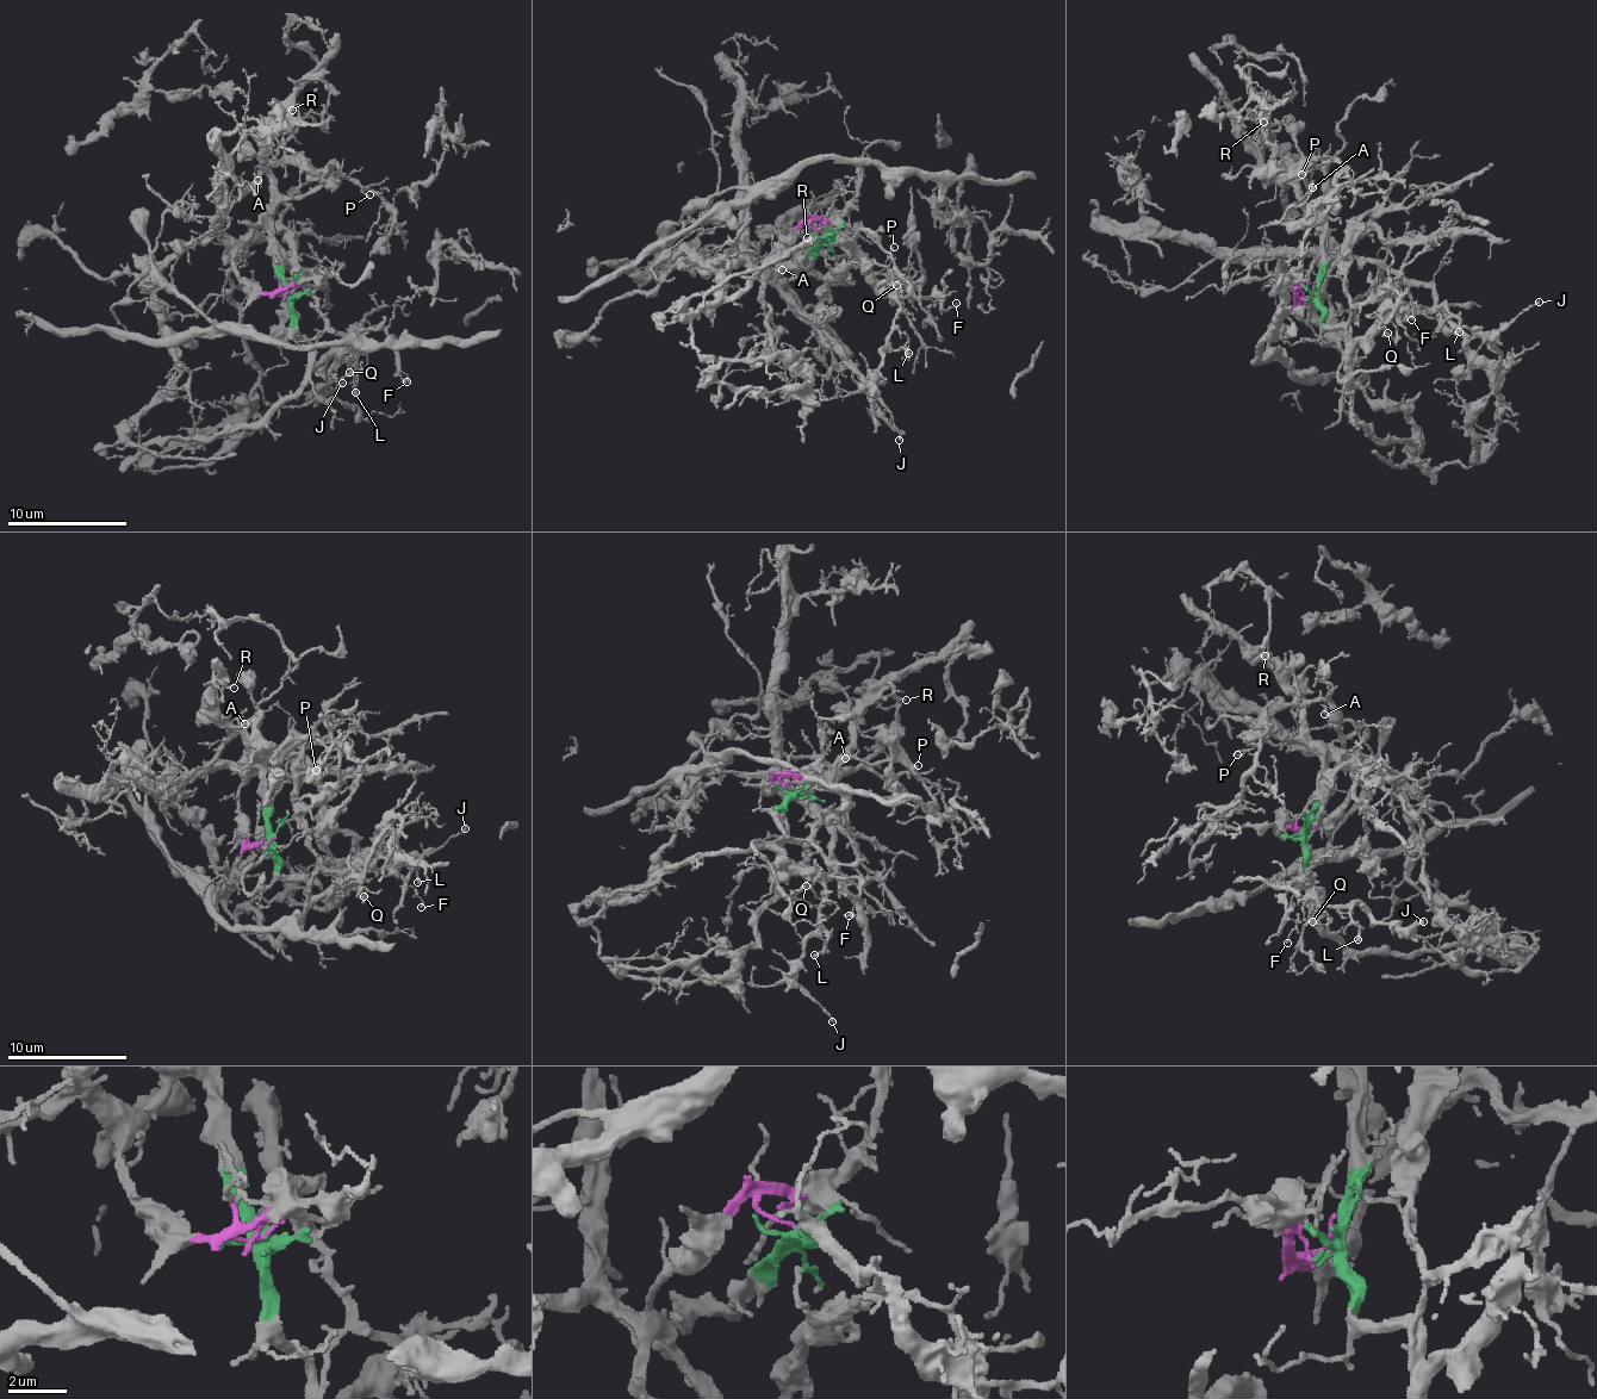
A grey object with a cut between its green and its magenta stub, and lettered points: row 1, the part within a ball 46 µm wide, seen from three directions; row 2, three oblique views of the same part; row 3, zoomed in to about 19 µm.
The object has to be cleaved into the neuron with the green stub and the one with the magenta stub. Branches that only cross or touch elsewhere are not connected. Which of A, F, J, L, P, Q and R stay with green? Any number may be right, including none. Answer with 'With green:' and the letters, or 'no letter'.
With green: A, F, J, L, P, Q, R

